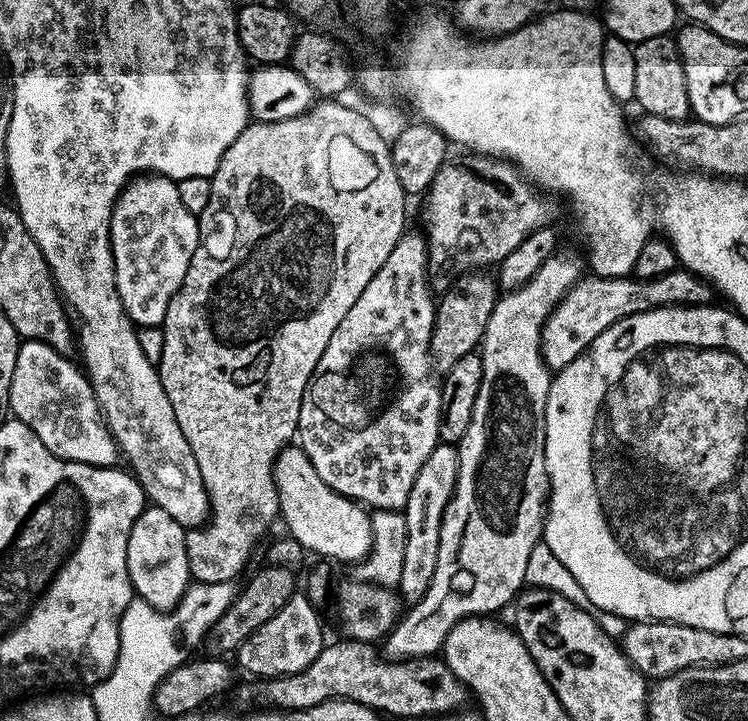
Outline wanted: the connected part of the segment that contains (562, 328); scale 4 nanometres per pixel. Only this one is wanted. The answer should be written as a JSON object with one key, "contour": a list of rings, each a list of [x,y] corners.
{"contour":[[[683,266],[649,280],[637,280],[631,275],[588,274],[576,281],[576,285],[556,303],[555,310],[548,316],[548,321],[540,330],[540,353],[549,369],[559,370],[574,362],[574,358],[581,356],[592,345],[594,338],[598,338],[598,334],[622,318],[655,308],[708,306],[713,303],[712,296],[712,285]]]}

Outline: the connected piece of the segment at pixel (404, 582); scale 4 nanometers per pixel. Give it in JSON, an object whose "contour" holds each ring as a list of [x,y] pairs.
{"contour":[[[441,442],[434,450],[430,450],[430,458],[422,462],[422,470],[418,470],[414,486],[410,486],[410,498],[402,509],[406,538],[402,554],[402,578],[398,585],[401,601],[409,605],[418,603],[426,590],[430,590],[430,582],[434,582],[434,570],[438,570],[438,542],[442,534],[442,518],[446,514],[450,498],[456,492],[459,465],[457,445]]]}

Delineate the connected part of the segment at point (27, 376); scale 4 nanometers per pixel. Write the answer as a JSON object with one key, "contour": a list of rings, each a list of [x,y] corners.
{"contour":[[[24,340],[18,350],[18,362],[14,362],[8,408],[58,458],[99,468],[113,467],[121,459],[116,440],[104,423],[88,377],[68,359],[65,353],[55,352],[40,340]]]}

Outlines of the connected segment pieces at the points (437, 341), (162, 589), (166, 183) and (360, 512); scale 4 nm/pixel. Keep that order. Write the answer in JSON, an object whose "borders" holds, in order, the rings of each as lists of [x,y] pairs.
{"borders":[[[[465,274],[453,280],[447,288],[443,289],[436,306],[434,330],[430,334],[428,359],[433,369],[443,374],[466,354],[476,352],[478,345],[483,341],[486,322],[490,322],[490,314],[494,310],[498,299],[498,284],[488,274]]],[[[155,506],[145,507],[128,535],[128,573],[133,593],[150,606],[167,610],[174,608],[188,588],[190,577],[186,562],[186,529],[166,510]]],[[[141,174],[120,191],[112,211],[110,242],[116,289],[133,325],[141,329],[163,325],[170,298],[182,286],[199,241],[200,221],[182,206],[176,181],[170,177]]],[[[289,446],[284,448],[278,454],[274,462],[274,482],[278,490],[278,502],[280,503],[279,519],[284,520],[288,527],[287,535],[296,539],[305,550],[305,553],[312,554],[317,552],[317,557],[334,560],[352,560],[359,562],[368,555],[372,545],[372,517],[361,505],[354,500],[348,500],[342,494],[332,492],[322,478],[318,478],[318,470],[308,464],[306,454],[298,446]]]]}

